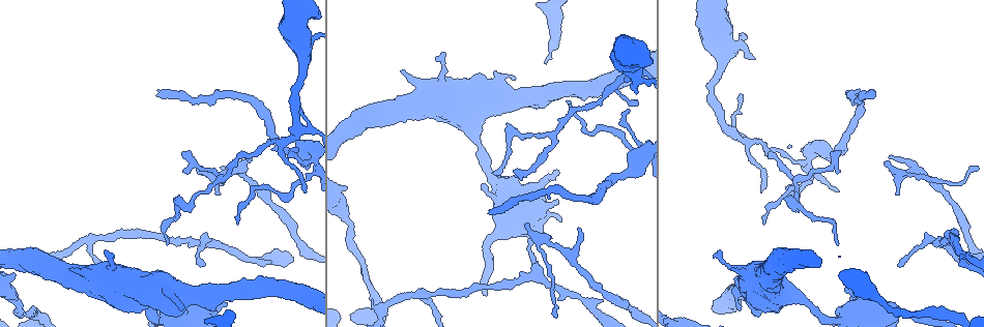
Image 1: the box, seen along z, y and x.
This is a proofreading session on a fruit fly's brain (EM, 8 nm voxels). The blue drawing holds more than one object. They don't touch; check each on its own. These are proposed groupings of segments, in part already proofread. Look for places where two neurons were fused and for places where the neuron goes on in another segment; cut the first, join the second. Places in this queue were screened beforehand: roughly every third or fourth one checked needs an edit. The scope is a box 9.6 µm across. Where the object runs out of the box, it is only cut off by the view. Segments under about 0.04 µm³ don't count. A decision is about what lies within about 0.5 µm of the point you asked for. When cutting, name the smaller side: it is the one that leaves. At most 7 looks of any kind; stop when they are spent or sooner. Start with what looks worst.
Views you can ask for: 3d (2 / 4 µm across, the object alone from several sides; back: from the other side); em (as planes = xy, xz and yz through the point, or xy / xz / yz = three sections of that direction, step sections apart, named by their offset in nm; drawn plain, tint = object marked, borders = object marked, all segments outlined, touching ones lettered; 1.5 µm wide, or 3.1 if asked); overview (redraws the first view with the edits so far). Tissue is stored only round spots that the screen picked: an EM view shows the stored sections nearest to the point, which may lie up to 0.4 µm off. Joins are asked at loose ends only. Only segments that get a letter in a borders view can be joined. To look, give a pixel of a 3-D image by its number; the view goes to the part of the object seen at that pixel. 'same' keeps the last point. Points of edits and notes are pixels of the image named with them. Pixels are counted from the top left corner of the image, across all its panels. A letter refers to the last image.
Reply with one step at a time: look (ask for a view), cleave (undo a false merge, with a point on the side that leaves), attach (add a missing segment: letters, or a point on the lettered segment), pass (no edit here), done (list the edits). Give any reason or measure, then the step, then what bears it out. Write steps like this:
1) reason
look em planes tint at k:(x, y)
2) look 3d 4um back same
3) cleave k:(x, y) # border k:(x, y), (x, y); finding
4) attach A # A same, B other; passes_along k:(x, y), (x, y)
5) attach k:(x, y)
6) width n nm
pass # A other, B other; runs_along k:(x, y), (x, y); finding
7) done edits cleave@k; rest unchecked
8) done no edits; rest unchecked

branch stops here
look 3d 2um at 1:(158, 93)

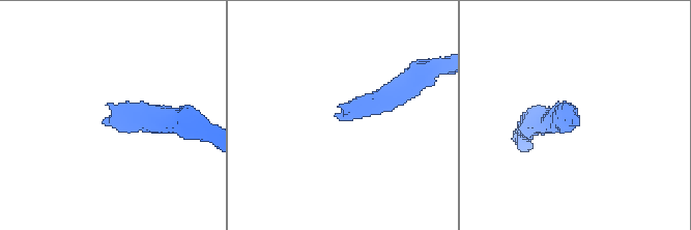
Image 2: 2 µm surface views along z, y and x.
look em planes borders at 2:(336, 114)

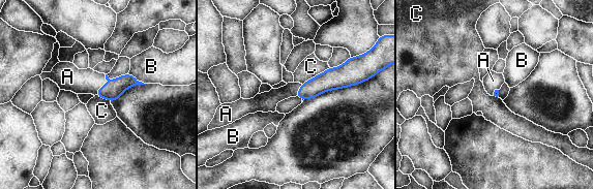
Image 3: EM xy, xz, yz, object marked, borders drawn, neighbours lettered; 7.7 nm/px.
attach A # A same, B other, C other; passes_along 3:(112, 91), (106, 85), (78, 81); it goes on there

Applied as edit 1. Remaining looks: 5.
see it whole again
look overview

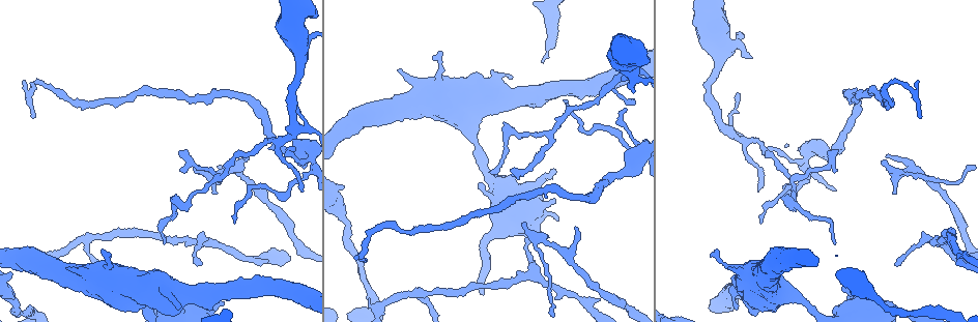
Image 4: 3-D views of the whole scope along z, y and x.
look em planes borders at 4:(216, 192)

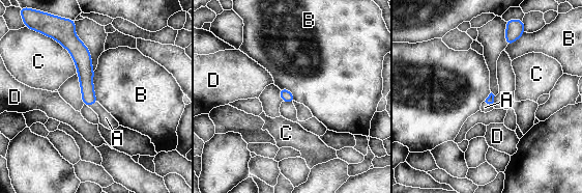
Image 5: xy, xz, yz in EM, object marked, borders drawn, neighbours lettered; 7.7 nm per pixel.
attach A # A same, B other, C other, D other; passes_along 5:(85, 73), (91, 104), (106, 118); it goes on there

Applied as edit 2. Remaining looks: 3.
look overview

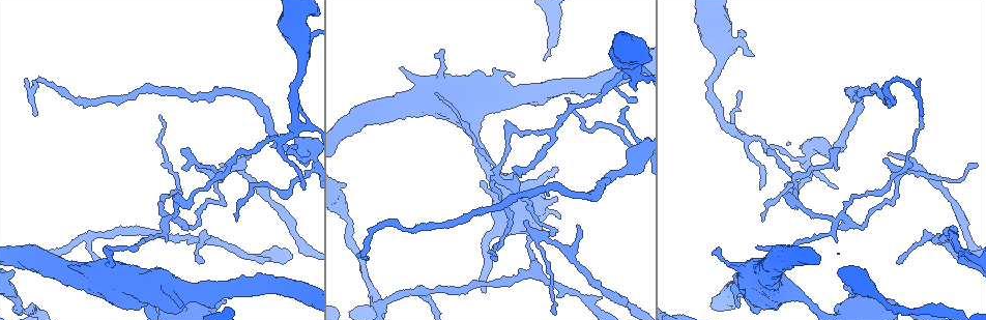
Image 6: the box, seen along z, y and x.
branch stops here
look em xy step 4 borders at 6:(636, 89)

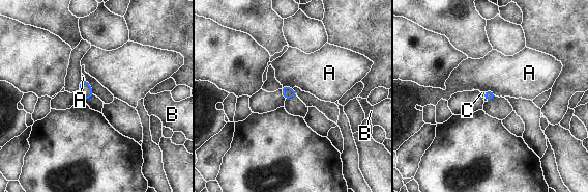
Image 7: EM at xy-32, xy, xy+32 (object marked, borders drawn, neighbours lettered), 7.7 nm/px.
cut it another way
look em planes borders same

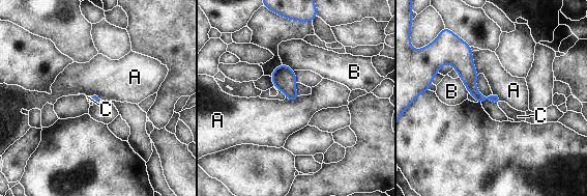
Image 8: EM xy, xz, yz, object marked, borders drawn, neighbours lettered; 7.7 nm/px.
attach C # A other, B other, C same; passes_along 8:(472, 89), (500, 103), (518, 116); it goes on there

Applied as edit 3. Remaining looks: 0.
done edits attach@3, attach@5, attach@8; rest unchecked

